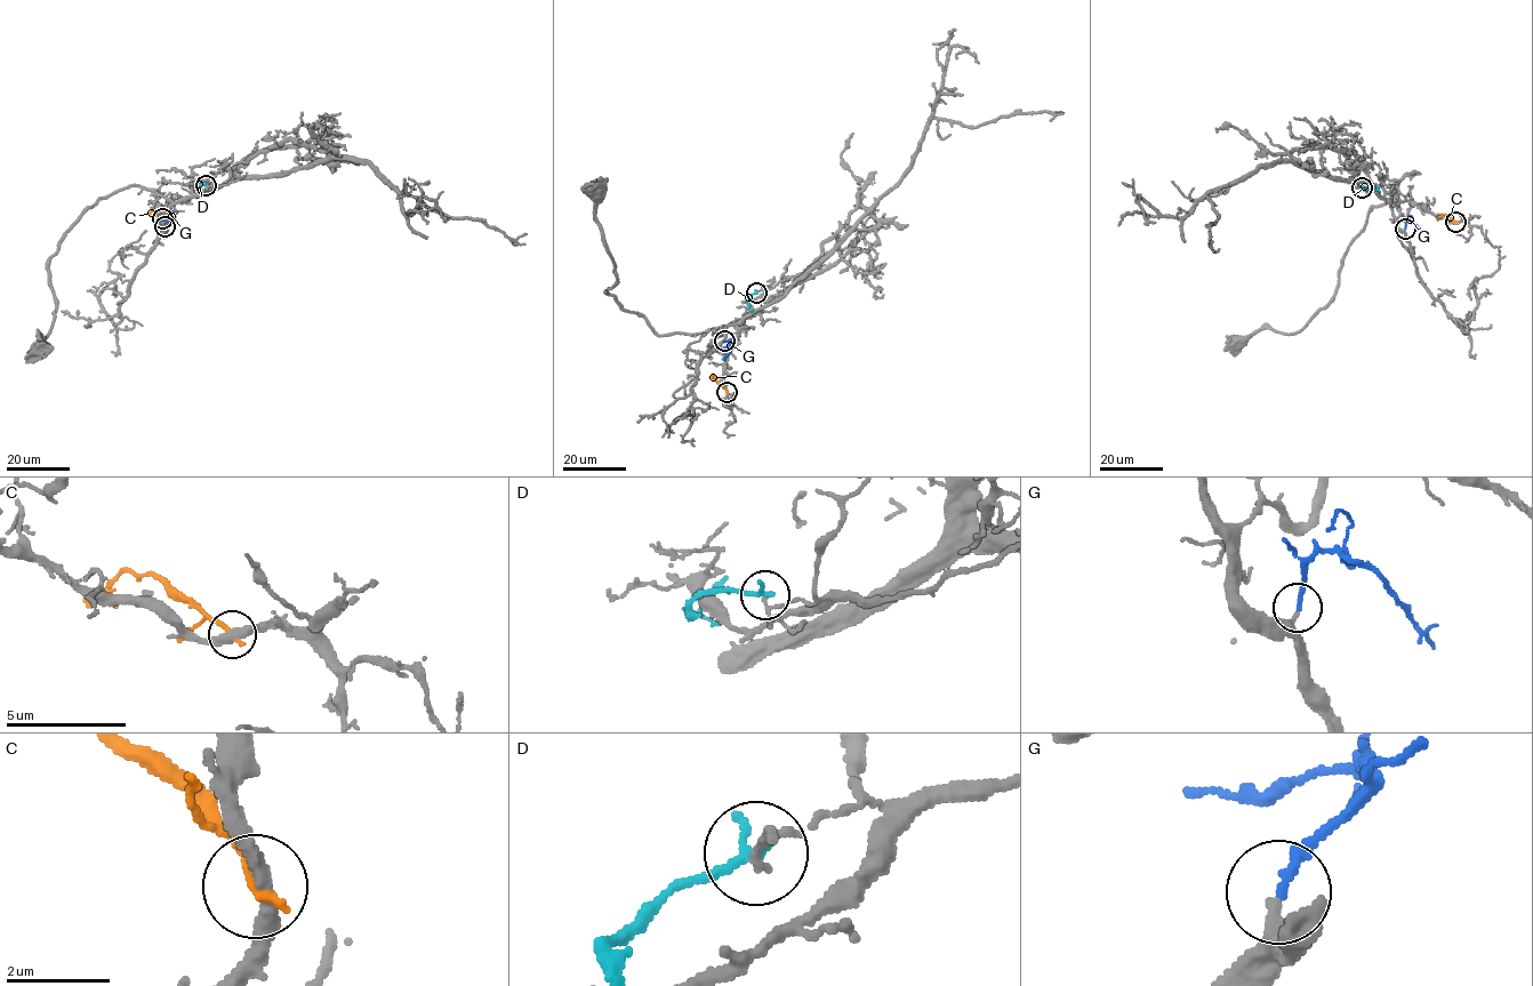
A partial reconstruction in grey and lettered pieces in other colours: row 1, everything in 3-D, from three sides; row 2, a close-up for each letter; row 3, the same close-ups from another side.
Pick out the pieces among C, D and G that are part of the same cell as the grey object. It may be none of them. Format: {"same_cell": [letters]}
{"same_cell": ["G"]}

